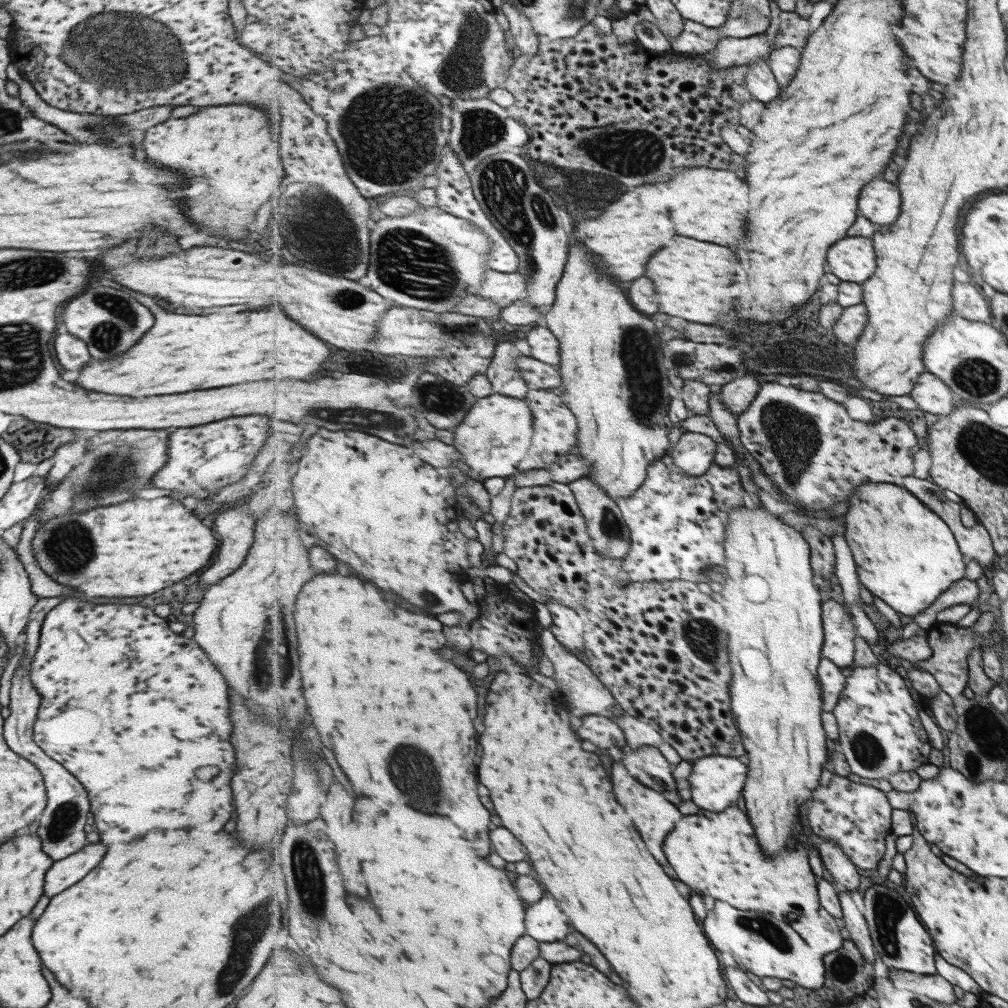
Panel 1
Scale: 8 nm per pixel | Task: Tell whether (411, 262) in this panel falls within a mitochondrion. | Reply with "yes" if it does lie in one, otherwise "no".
yes

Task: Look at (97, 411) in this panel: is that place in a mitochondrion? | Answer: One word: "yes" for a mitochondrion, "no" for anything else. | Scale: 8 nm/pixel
no

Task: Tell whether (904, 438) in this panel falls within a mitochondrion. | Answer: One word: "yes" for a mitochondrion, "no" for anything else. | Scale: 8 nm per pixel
no

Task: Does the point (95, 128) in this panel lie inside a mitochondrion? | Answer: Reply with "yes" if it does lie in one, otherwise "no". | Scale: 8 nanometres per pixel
yes

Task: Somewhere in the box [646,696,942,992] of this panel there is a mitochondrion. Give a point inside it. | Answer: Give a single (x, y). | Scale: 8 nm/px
(887, 909)

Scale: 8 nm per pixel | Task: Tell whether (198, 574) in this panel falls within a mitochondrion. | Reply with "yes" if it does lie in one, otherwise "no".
no

